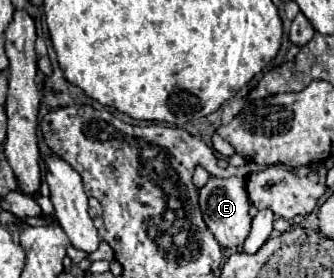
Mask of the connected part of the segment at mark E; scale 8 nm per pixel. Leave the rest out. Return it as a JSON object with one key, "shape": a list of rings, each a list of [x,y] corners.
{"shape":[[[211,177],[209,183],[199,189],[199,207],[203,213],[203,221],[207,223],[213,237],[219,241],[225,249],[237,249],[243,245],[245,237],[251,229],[251,217],[249,217],[249,197],[245,191],[245,179],[229,177],[229,179],[217,179]]]}

